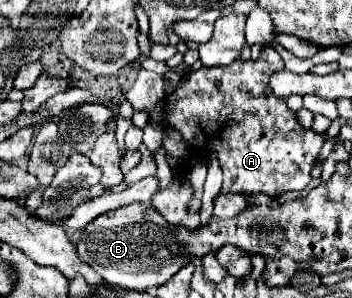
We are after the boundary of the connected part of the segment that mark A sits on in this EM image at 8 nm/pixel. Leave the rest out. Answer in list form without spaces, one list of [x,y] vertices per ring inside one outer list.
[[[263,47],[261,57],[257,61],[235,61],[227,67],[201,67],[199,71],[191,71],[181,77],[177,89],[165,97],[165,125],[169,129],[177,129],[185,143],[189,143],[191,153],[189,159],[209,159],[215,157],[219,167],[223,169],[223,187],[221,193],[265,193],[277,197],[285,191],[301,191],[311,181],[313,161],[321,151],[327,135],[319,135],[313,129],[303,129],[293,111],[289,111],[283,99],[275,97],[269,87],[269,75],[283,69],[281,55]]]

